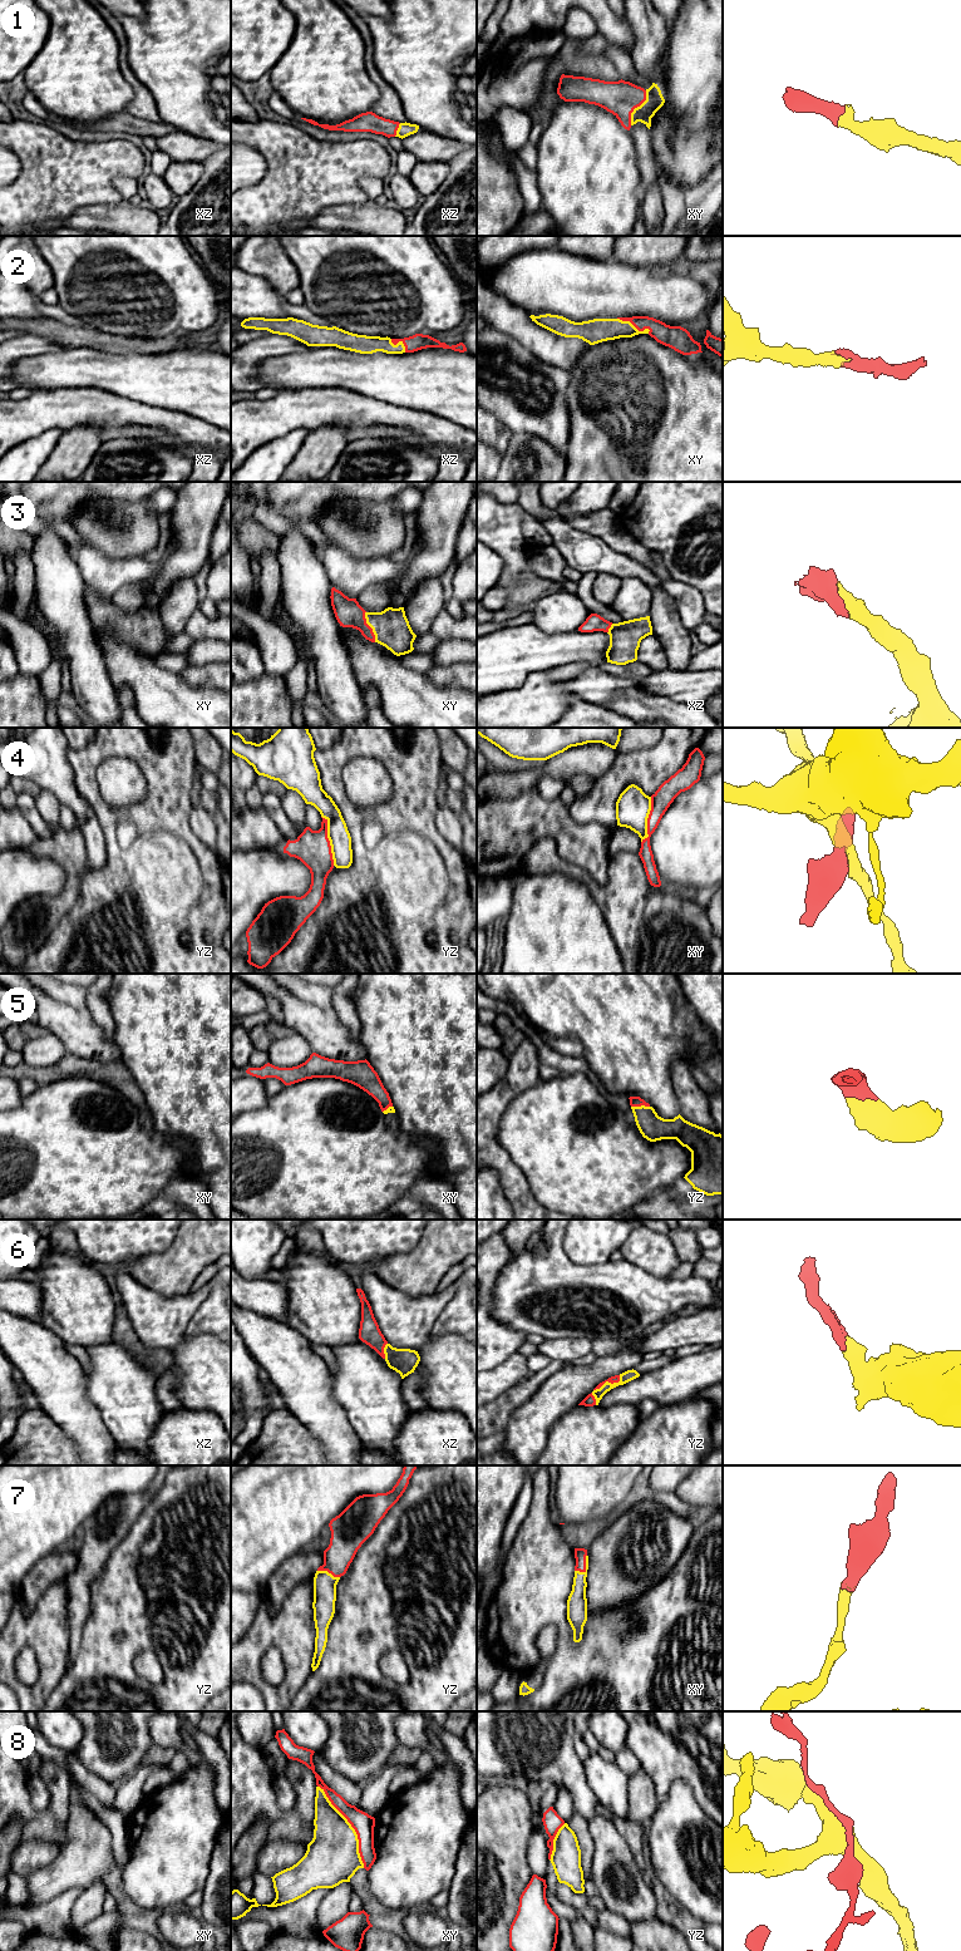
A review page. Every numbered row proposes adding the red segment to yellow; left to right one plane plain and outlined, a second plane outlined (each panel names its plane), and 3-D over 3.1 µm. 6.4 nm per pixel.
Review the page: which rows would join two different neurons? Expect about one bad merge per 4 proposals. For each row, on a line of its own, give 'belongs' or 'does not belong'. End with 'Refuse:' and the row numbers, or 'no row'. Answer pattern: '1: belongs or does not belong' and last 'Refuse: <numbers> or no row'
1: belongs
2: belongs
3: belongs
4: does not belong
5: belongs
6: belongs
7: belongs
8: does not belong
Refuse: 4, 8

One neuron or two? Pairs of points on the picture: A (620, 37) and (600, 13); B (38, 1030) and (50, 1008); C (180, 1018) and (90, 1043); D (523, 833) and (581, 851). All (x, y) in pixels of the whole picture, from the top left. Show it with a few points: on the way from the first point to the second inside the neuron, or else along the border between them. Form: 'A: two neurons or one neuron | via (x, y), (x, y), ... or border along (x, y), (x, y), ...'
A: one neuron | via (615, 30), (605, 19)
B: two neurons | border along (39, 1023), (50, 1031)
C: two neurons | border along (112, 1039), (119, 1049), (121, 1058)
D: one neuron | via (537, 829), (560, 829), (567, 837)

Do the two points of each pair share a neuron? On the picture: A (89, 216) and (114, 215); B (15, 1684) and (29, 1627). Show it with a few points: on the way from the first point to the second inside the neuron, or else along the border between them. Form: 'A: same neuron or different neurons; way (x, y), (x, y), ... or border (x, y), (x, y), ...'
A: same neuron; way (95, 216), (108, 216)
B: same neuron; way (13, 1670), (13, 1644), (15, 1641)

